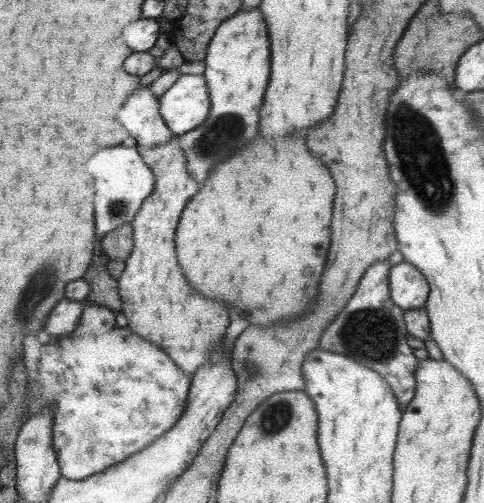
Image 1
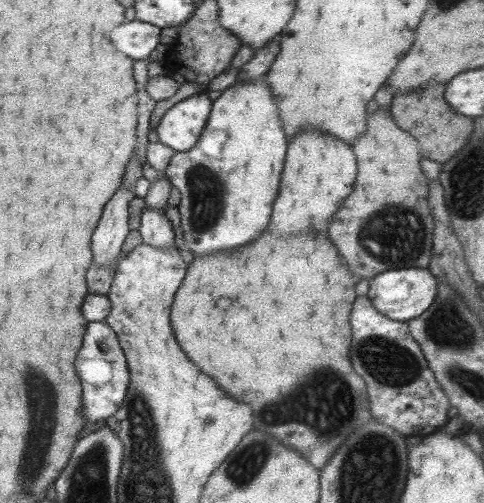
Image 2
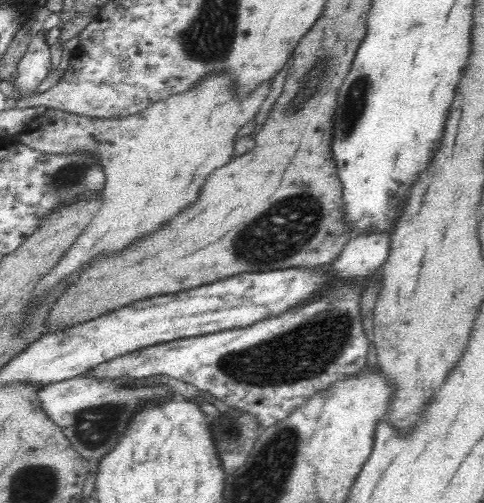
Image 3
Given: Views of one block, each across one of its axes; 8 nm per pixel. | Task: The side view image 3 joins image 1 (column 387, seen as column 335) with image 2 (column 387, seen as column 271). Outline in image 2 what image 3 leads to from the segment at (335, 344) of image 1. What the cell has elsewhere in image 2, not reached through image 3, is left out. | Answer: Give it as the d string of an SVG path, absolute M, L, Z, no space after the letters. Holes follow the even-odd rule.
M356 296L349 315L349 324L351 324L350 331L353 334L351 348L349 348L349 362L355 370L355 374L359 374L365 382L371 418L405 436L417 432L415 428L419 428L419 432L427 435L442 430L449 419L447 410L449 410L450 404L448 398L443 394L440 384L428 368L419 345L411 338L407 325L403 321L391 320L383 314L379 314L375 308L371 307L365 296Z

